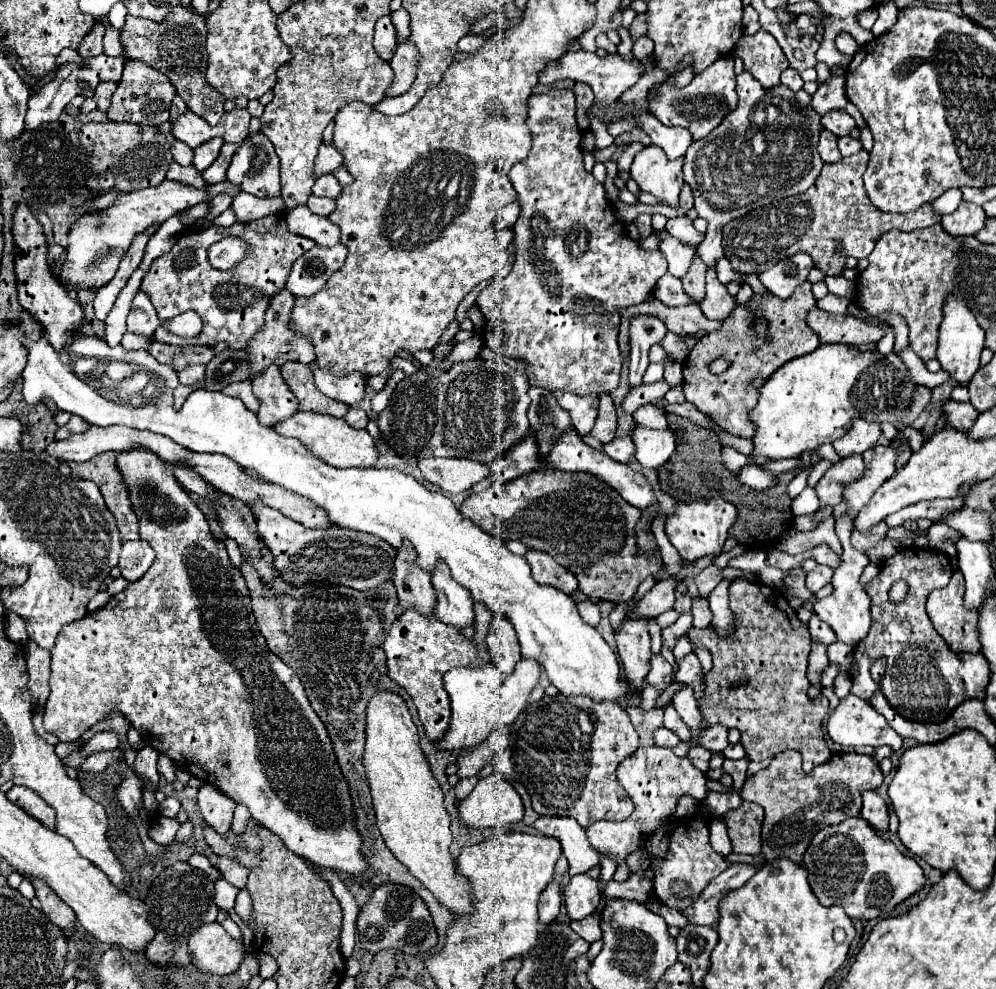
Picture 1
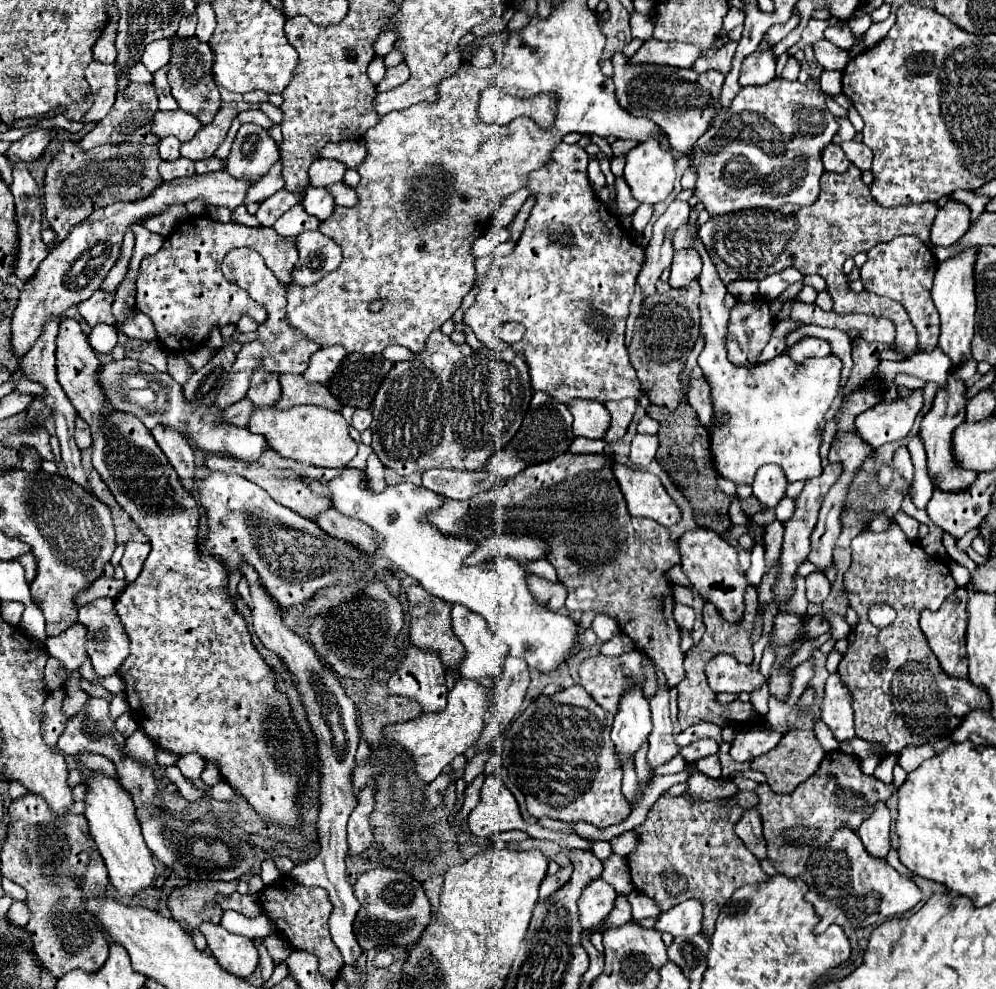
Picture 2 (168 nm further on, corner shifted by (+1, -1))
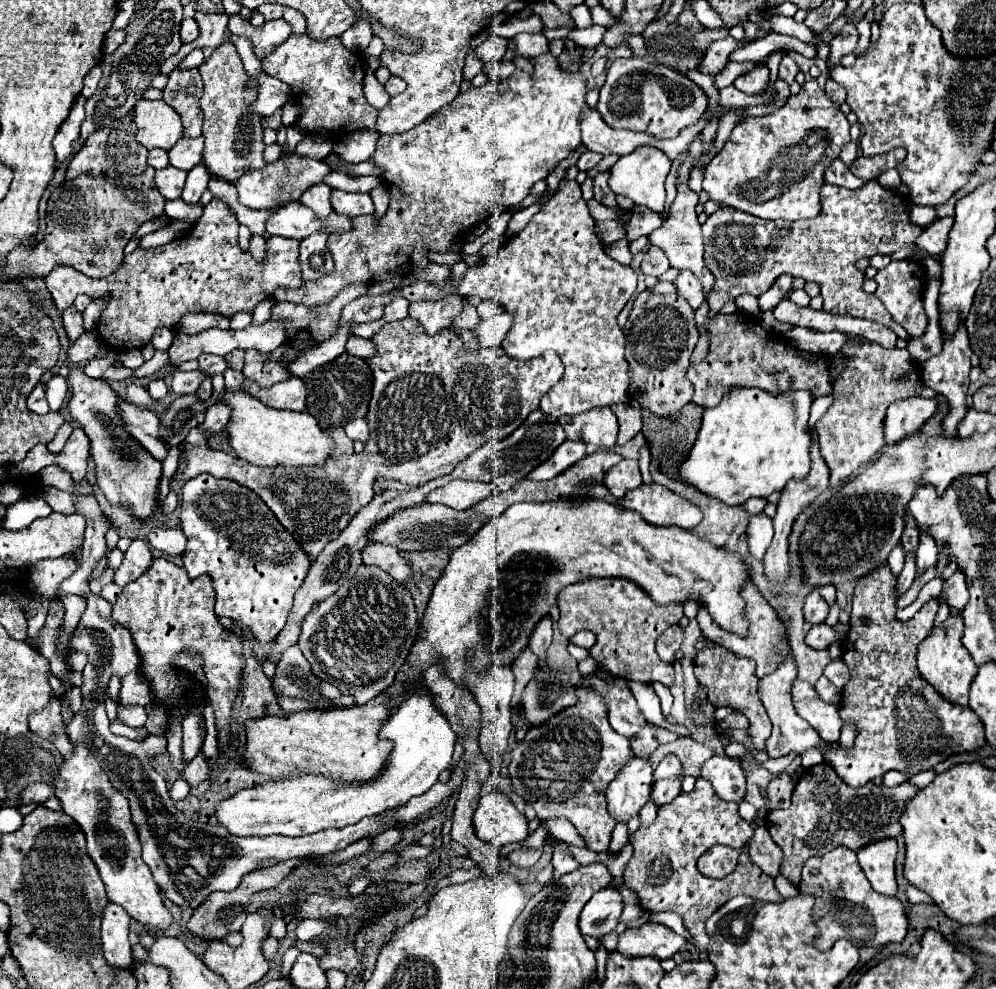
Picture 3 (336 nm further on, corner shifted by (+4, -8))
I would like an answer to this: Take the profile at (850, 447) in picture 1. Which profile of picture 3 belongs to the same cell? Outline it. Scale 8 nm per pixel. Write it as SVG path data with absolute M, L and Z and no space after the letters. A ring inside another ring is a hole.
M904 398L892 402L884 420L886 444L894 444L906 434L916 432L922 424L926 424L926 420L936 416L936 412L938 400L934 398Z

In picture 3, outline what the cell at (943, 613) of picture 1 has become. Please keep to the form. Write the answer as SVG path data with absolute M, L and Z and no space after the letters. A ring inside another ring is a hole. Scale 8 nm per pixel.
M950 616L940 628L926 636L926 640L918 648L918 672L920 676L932 684L932 688L948 702L956 706L968 706L968 692L970 684L976 676L976 664L972 662L968 650L962 646L962 616Z

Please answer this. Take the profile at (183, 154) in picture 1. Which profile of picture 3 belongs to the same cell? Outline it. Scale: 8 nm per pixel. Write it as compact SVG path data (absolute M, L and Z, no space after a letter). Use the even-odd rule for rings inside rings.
M154 148L148 152L148 166L152 168L166 168L168 166L168 152L162 148Z

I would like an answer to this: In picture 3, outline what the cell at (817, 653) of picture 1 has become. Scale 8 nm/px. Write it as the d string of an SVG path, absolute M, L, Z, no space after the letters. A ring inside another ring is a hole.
M816 624L810 628L810 632L806 634L806 644L814 650L826 650L830 644L834 644L838 640L838 634L834 628L826 626L826 624Z

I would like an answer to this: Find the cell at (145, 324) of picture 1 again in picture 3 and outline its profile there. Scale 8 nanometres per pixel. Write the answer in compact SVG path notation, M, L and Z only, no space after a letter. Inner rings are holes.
M158 328L154 332L154 336L152 336L152 344L154 344L156 350L168 350L170 344L172 344L172 340L174 340L174 336L176 336L174 330L170 330L170 328Z

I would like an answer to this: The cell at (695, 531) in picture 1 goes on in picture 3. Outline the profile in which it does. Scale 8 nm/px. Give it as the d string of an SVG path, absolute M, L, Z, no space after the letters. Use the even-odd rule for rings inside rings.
M746 584L744 586L744 600L746 600L746 618L750 622L750 636L748 638L740 638L740 636L734 636L730 632L724 632L720 626L714 624L714 620L710 618L710 614L706 612L706 608L700 608L698 610L698 626L702 630L702 634L714 642L714 644L720 644L724 646L726 650L734 652L736 656L746 656L750 660L756 662L756 676L762 678L764 674L772 672L772 668L776 668L776 664L780 664L780 652L784 652L784 644L788 644L788 636L786 636L786 630L780 622L780 618L776 616L774 608L766 602L766 598L758 592L758 588L754 584Z

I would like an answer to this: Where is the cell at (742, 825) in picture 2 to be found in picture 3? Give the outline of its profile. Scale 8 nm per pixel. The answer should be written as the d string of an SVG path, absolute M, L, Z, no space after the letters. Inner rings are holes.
M758 826L754 830L754 838L750 842L750 858L756 866L762 868L764 874L776 878L780 874L780 862L782 862L782 850L776 842L772 842L770 832L766 826Z

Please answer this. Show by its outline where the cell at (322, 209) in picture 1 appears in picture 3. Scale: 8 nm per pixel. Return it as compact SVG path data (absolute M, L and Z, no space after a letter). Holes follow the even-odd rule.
M324 182L320 184L314 184L312 188L308 188L302 196L300 196L300 202L308 208L312 208L320 218L328 216L332 212L332 206L330 206L330 192L332 188Z

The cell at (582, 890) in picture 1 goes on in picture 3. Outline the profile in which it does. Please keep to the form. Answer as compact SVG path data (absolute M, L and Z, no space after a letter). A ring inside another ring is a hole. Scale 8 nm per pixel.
M614 888L596 892L580 914L580 930L584 936L602 938L612 932L622 914L622 896Z

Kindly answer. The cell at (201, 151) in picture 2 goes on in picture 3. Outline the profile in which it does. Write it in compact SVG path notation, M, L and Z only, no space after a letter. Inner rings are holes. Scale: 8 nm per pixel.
M182 138L172 150L168 150L168 160L174 168L192 170L196 164L202 162L204 138Z

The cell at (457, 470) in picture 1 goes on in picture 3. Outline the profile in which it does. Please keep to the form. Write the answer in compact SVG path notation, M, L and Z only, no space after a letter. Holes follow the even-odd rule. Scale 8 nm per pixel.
M454 480L454 482L430 492L426 502L438 502L438 504L450 506L454 510L468 510L470 506L478 504L480 500L488 498L494 492L496 492L496 486L490 482Z

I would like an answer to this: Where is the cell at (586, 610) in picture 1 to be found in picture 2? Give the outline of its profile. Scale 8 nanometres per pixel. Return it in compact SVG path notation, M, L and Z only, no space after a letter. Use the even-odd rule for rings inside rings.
M595 615L593 623L591 623L591 629L597 633L599 641L609 641L611 637L619 635L619 625L613 617L607 617L607 615Z

